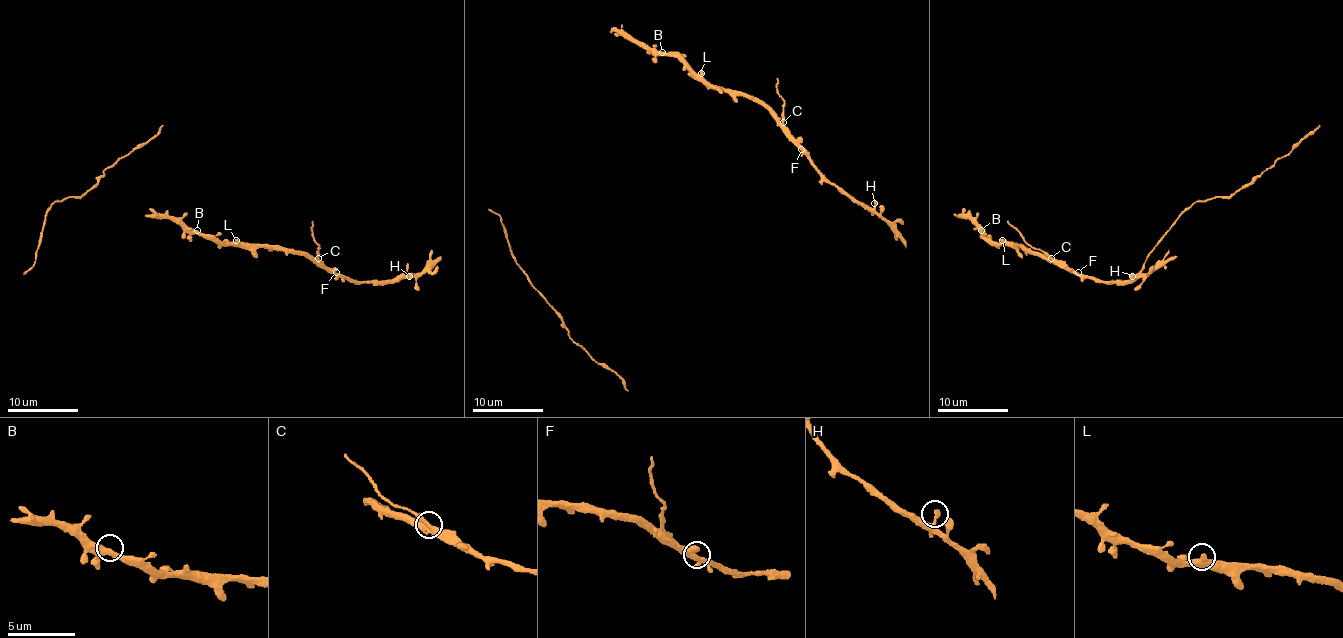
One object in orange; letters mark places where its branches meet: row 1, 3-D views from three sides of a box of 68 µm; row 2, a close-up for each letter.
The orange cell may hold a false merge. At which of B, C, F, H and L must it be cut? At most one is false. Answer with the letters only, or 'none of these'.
C

